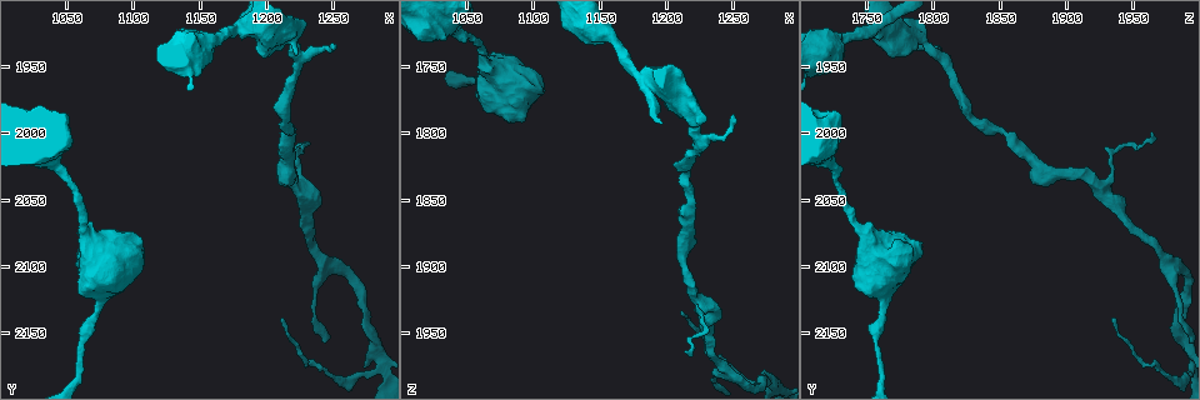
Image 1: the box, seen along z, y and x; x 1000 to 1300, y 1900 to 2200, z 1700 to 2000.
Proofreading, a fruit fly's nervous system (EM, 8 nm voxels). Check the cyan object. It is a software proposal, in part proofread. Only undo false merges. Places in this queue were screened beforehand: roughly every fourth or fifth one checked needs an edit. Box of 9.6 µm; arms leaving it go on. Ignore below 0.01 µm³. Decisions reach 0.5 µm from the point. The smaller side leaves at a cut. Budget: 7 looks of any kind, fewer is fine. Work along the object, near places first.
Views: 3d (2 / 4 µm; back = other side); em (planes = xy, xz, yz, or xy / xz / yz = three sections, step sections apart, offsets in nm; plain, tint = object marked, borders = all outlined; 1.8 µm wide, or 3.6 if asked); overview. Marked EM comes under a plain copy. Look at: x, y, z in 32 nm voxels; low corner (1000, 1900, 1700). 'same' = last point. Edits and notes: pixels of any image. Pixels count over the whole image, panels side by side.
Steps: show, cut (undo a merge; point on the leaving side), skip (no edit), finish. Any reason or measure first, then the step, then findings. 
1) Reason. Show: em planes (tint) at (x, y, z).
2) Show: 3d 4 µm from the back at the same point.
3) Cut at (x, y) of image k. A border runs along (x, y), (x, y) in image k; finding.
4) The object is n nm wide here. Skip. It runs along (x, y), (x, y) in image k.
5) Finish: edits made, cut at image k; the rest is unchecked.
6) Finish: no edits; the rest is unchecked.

Three arms meet. Show: em planes (tint) at (1222, 2044, 1924).

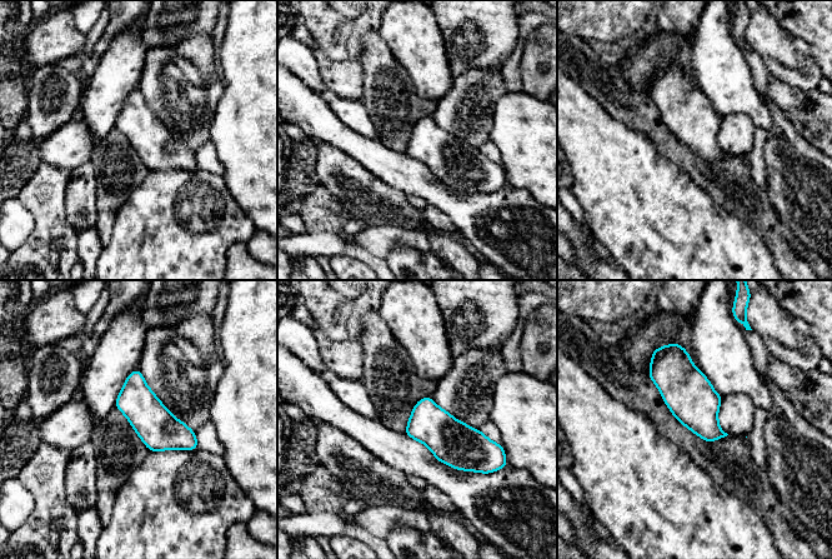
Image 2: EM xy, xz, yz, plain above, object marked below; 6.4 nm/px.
Skip. Continuous, no second neuron.

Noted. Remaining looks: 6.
Show: 3d 4 µm from the back at (1074, 2132, 1764).

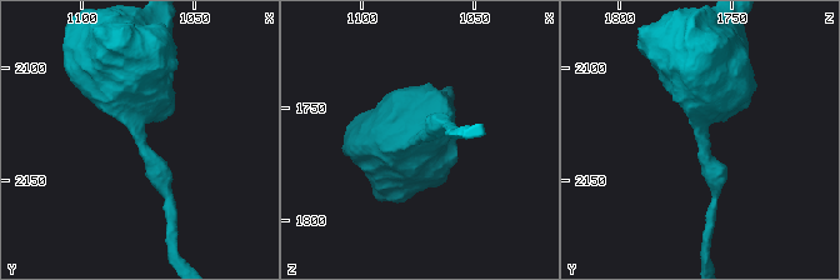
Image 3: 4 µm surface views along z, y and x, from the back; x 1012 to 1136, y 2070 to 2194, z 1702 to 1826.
The arms are 260, 950 nm wide; now the EM. Show: em 3.6 µm planes (tint) at (1073, 2130, 1763).

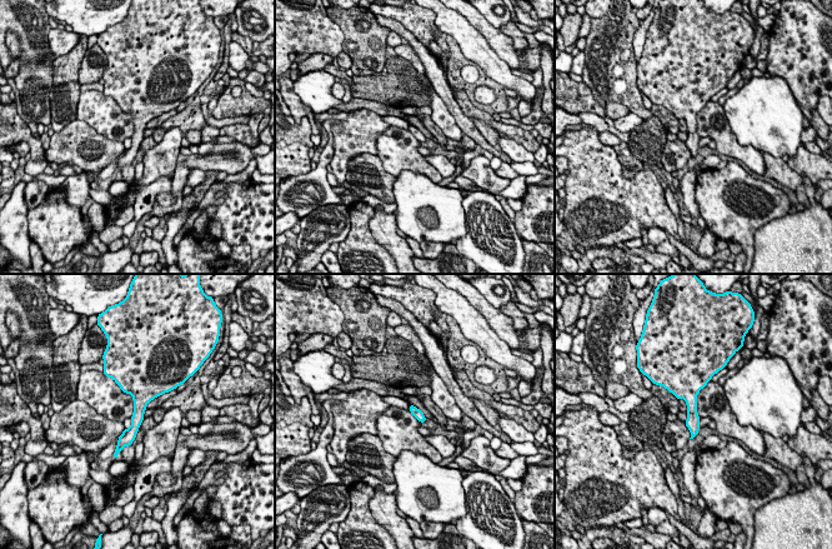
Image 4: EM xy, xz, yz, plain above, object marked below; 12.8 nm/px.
The object is 120 nm wide here. Skip. All the same neuron.

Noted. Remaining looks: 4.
Show: 3d 4 µm from the back at (1182, 1920, 1756).

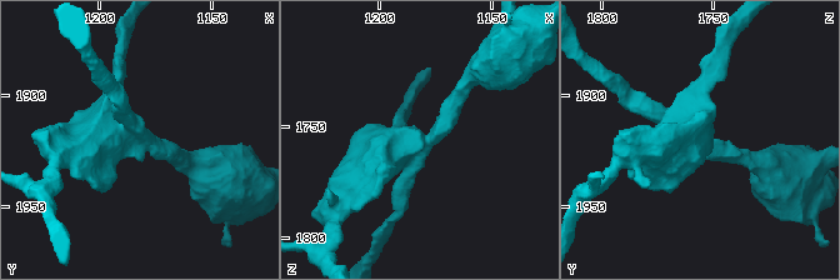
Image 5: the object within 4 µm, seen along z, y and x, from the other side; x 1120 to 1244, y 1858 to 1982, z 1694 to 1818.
4 arms meet here; need the tissue. Show: em 3.6 µm xy step 4 (tint) at (1183, 1921, 1756).

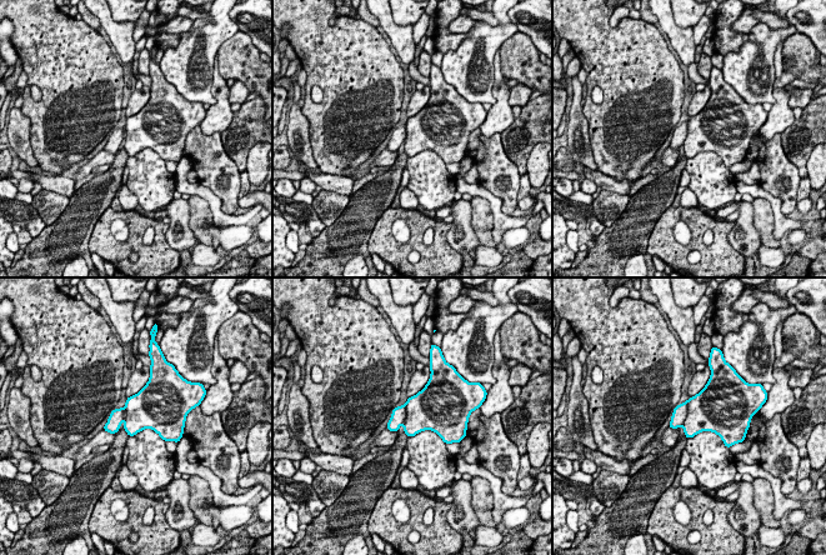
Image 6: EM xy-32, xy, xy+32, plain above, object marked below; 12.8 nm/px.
Cut at (705, 411) of image 6. A border runs along (687, 401), (687, 415), (682, 424) in image 6; two neurons meet here.

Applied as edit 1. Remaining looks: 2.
Finish: edits made, cut at image 6; the rest is unchecked.

